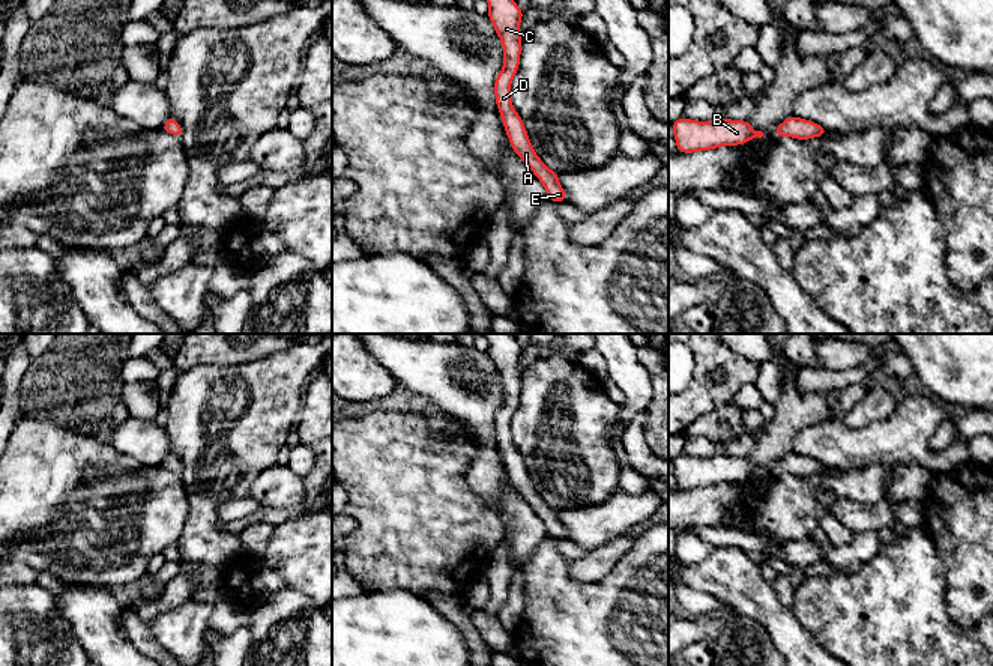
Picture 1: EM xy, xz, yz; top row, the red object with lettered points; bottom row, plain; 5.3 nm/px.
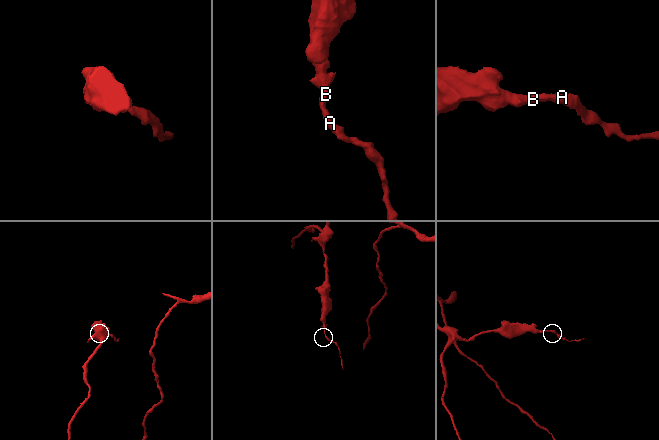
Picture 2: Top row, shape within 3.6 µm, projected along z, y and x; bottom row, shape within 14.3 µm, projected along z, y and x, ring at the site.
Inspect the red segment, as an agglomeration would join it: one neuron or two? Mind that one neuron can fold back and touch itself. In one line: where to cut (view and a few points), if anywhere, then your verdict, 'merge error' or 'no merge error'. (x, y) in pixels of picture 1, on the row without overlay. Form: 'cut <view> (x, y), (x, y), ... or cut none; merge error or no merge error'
cut none; no merge error

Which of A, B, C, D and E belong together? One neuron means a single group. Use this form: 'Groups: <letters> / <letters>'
Groups: A B C D E

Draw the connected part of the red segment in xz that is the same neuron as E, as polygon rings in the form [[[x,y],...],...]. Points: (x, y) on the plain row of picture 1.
[[[484,334],[490,343],[488,356],[493,361],[503,385],[503,406],[494,416],[494,434],[499,451],[511,480],[512,487],[532,507],[544,522],[548,537],[566,538],[566,529],[559,520],[559,511],[550,507],[536,492],[524,459],[512,443],[511,419],[520,403],[521,371],[520,358],[526,347],[521,347],[512,334]]]

